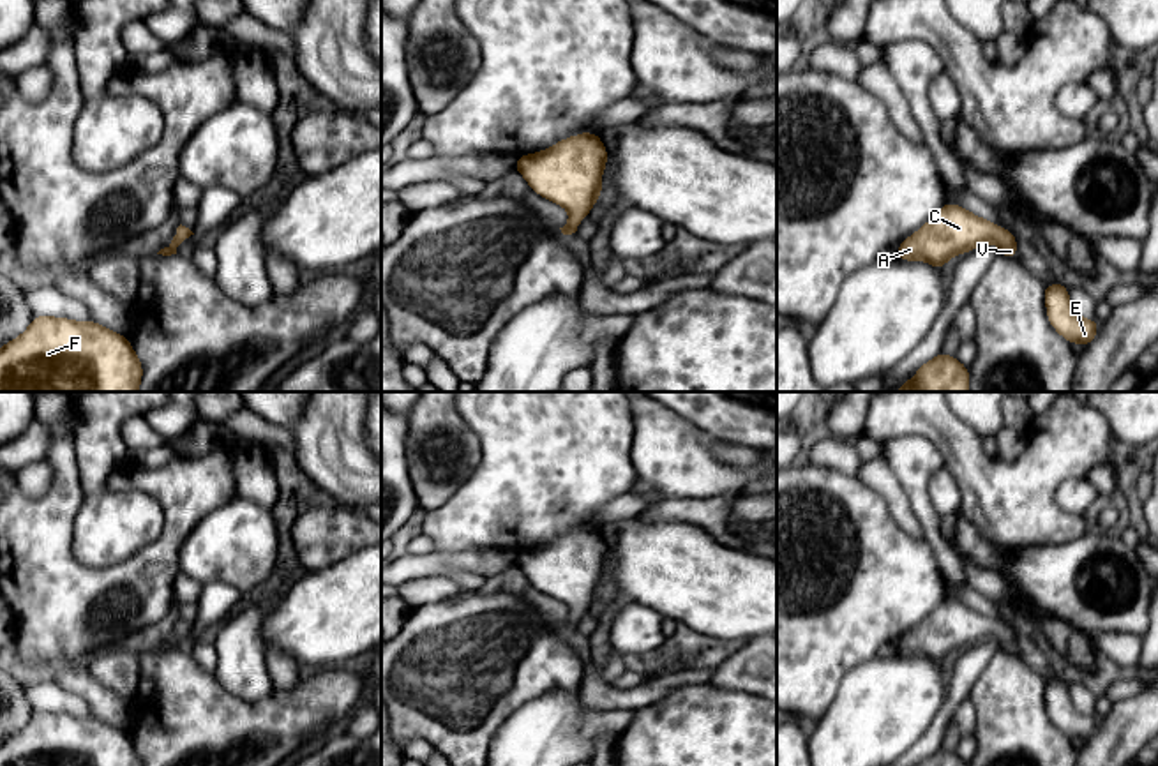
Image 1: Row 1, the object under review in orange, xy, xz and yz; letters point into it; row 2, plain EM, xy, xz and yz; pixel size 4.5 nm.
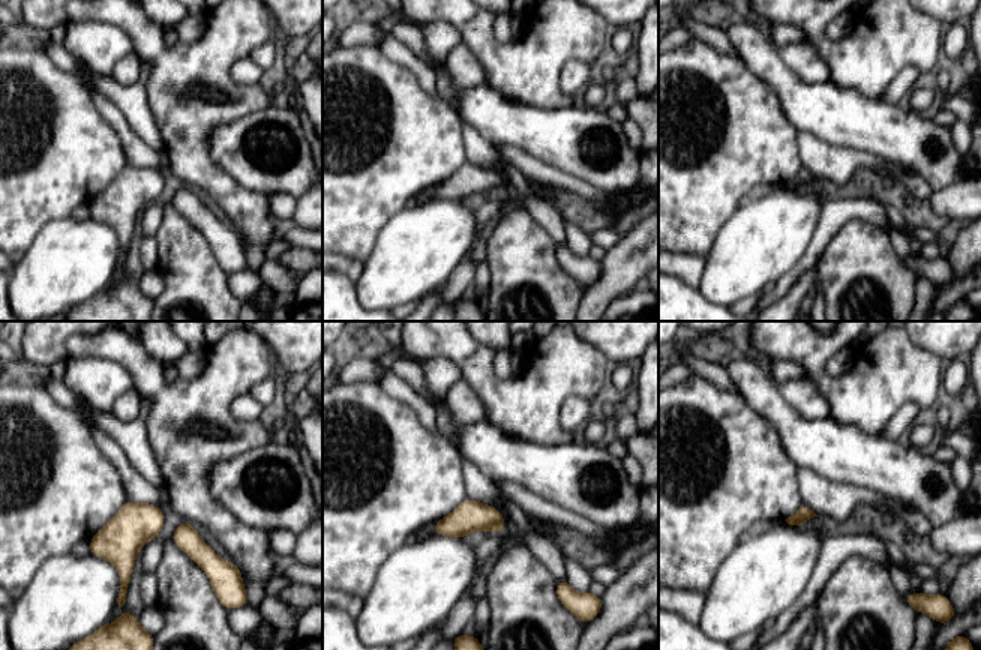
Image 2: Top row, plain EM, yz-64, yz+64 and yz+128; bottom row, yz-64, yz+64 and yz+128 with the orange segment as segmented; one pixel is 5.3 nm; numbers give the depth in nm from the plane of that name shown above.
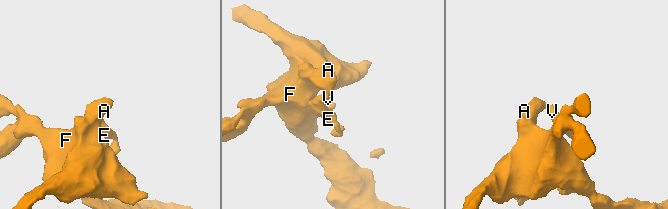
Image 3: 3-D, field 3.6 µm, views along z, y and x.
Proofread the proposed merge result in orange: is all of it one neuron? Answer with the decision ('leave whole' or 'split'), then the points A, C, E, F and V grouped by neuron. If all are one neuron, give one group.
leave whole; groups A C E F V

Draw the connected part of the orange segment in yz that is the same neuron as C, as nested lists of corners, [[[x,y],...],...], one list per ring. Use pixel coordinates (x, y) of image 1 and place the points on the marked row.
[[[946,201],[925,226],[897,247],[897,258],[904,261],[921,259],[943,270],[951,256],[990,242],[999,245],[999,256],[1017,259],[1017,240],[1010,229]]]

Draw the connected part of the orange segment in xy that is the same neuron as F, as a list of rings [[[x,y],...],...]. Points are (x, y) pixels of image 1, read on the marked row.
[[[34,316],[19,337],[0,348],[0,392],[138,392],[141,376],[129,337],[94,319]]]

